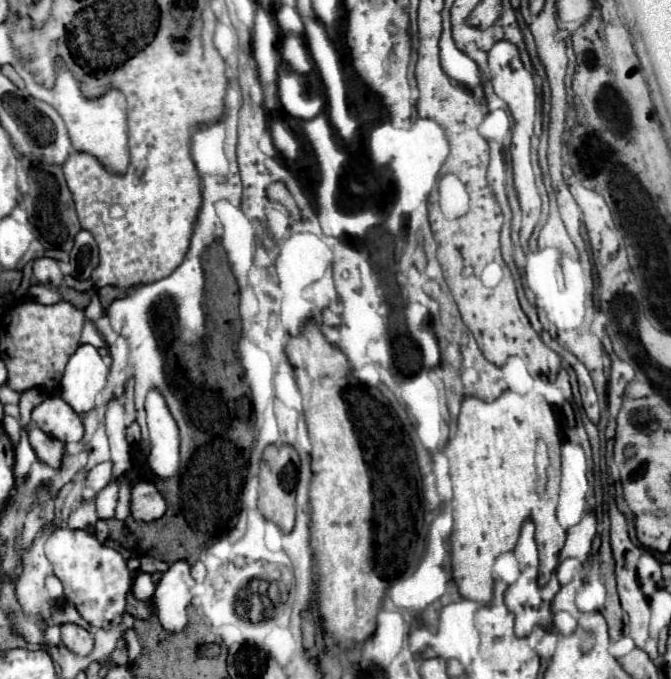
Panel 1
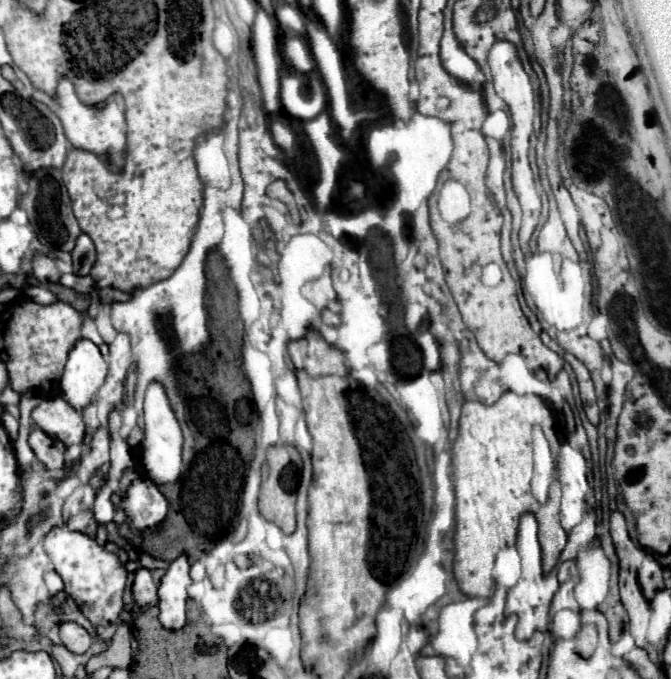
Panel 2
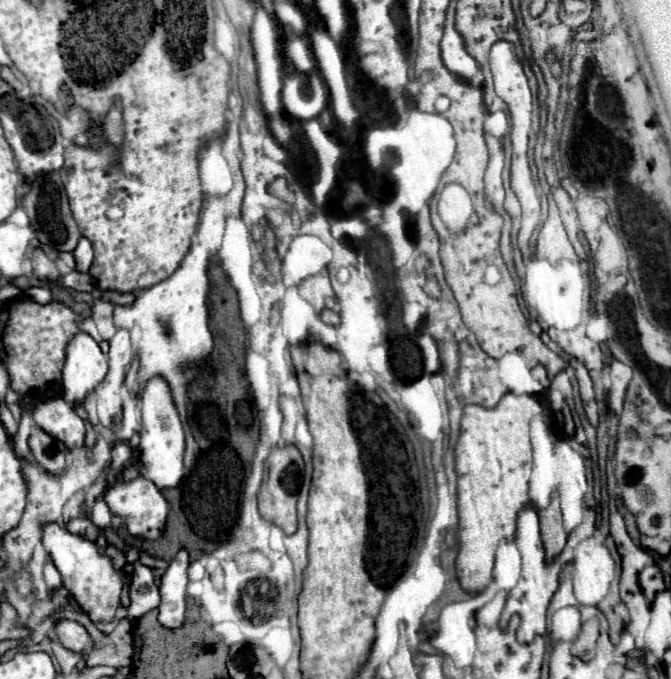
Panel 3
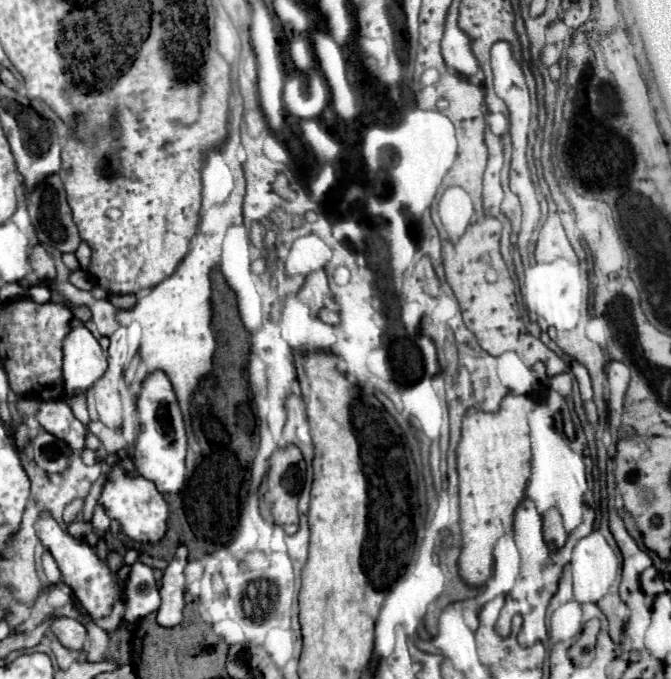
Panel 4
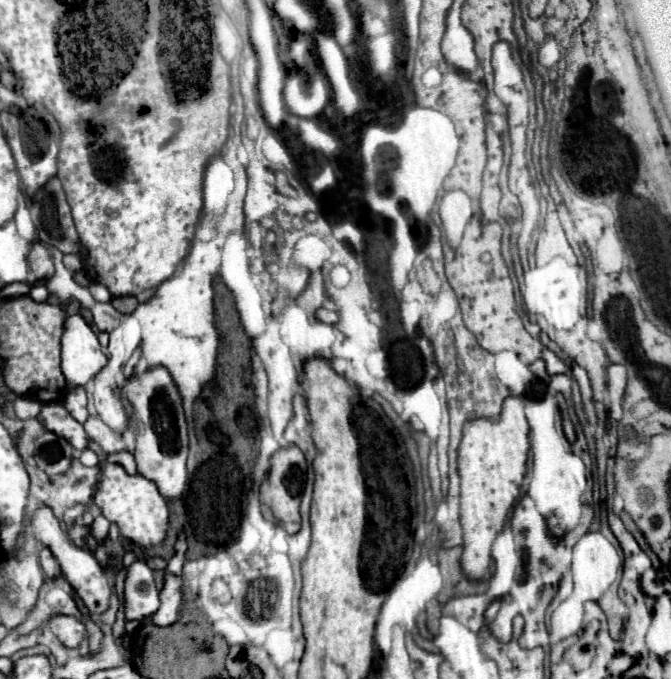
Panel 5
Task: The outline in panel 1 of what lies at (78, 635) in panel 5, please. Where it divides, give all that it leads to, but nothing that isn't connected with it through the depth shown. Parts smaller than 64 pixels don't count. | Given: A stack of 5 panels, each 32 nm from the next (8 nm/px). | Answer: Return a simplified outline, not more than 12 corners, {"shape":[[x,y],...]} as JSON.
{"shape":[[76,624],[62,626],[68,650],[88,656],[94,638]]}

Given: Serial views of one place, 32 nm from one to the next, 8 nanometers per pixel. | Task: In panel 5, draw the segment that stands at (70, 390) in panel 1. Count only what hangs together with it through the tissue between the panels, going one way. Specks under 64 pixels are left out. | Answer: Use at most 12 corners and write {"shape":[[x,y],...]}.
{"shape":[[66,304],[62,372],[68,390],[106,366],[98,338]]}

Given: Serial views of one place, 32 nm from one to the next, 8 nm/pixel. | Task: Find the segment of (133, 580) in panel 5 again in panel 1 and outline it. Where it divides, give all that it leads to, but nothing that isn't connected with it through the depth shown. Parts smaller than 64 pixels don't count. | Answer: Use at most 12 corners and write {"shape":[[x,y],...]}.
{"shape":[[138,574],[134,596],[138,600],[152,598],[152,576]]}

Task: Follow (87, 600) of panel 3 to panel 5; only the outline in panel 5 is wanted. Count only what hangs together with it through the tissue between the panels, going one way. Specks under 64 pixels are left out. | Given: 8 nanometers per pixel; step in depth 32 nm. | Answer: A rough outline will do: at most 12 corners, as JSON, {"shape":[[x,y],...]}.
{"shape":[[36,510],[34,536],[90,614],[104,614],[114,588],[86,546],[76,546],[52,510]]}

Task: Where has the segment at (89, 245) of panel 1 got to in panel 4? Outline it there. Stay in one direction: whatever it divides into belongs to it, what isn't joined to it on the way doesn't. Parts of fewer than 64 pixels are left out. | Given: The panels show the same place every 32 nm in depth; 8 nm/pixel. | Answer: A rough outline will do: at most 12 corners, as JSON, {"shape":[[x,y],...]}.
{"shape":[[80,242],[76,258],[80,268],[86,270],[90,266],[92,250],[88,242]]}

